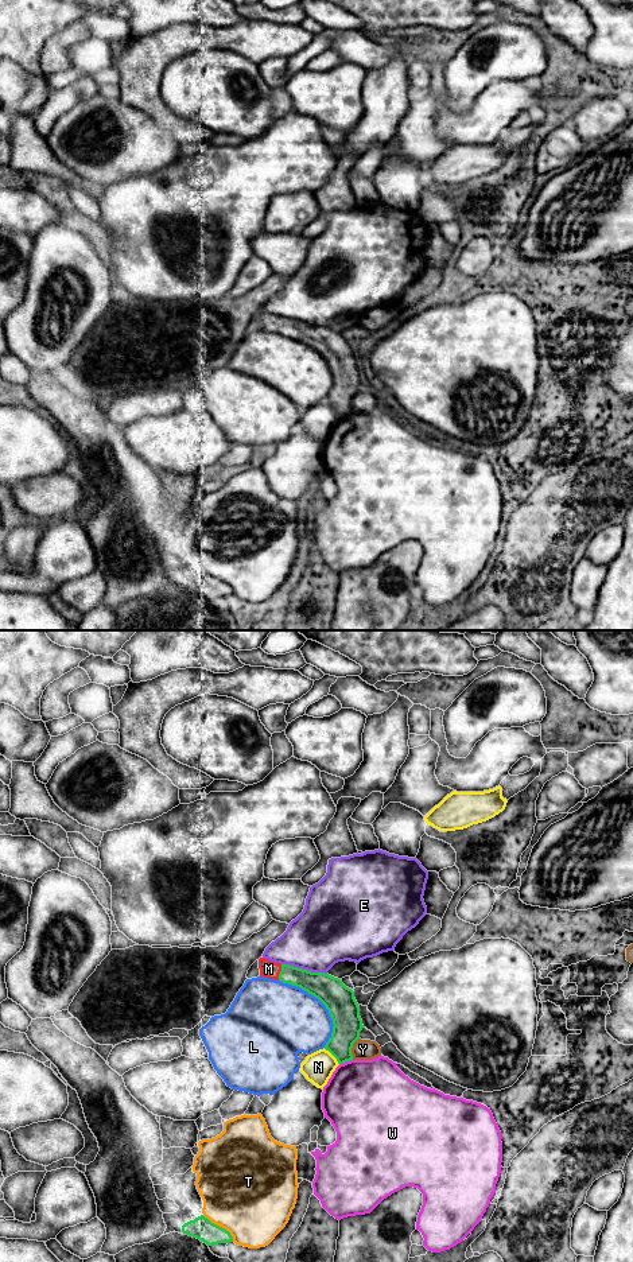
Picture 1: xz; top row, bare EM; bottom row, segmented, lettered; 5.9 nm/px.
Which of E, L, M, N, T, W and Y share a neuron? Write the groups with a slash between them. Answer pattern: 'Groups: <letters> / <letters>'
Groups: E / L / M / N / T / W / Y

